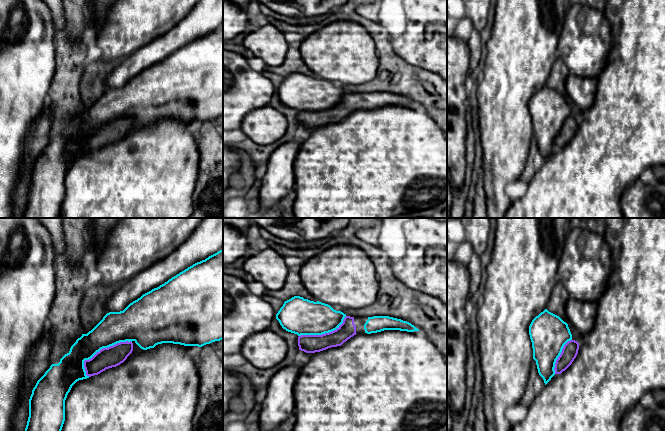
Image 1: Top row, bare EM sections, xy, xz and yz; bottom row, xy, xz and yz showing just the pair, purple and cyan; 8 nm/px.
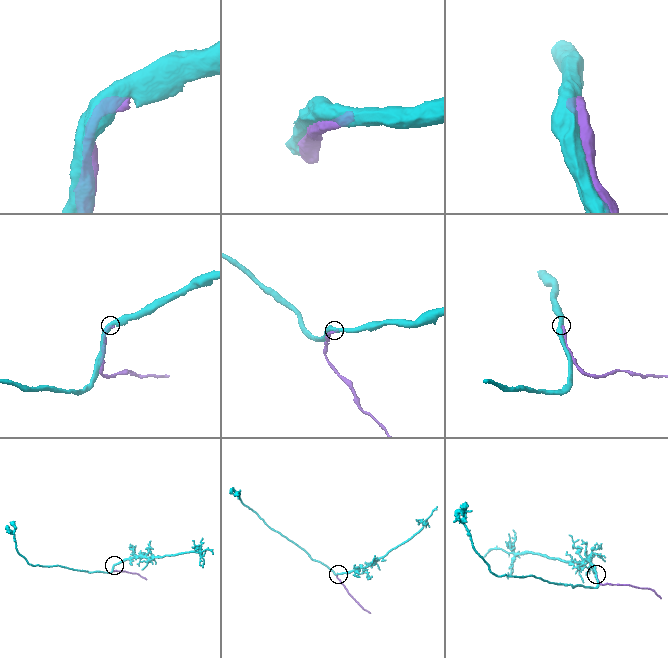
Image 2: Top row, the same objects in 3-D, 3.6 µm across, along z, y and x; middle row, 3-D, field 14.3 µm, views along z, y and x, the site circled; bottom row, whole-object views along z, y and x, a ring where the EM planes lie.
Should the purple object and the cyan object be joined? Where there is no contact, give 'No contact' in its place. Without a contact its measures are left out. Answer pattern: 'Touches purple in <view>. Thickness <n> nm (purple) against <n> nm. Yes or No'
Touches purple in xy. Thickness 170 nm (purple) against 260 nm. Yes

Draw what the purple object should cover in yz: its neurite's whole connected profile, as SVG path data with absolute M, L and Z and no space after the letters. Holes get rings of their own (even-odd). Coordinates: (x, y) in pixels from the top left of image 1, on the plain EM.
M547 85L532 96L529 111L533 135L546 161L555 150L561 150L572 140L579 119L572 115L568 100Z

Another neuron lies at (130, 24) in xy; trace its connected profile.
M116 0L109 9L106 23L96 37L96 44L102 50L101 59L120 61L106 78L107 89L123 87L143 70L222 25L223 0Z

